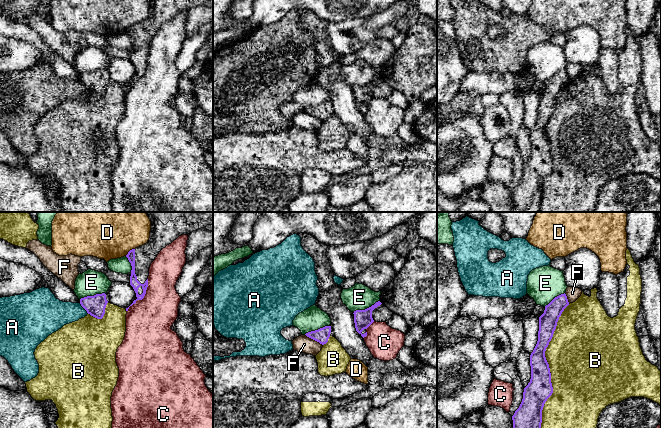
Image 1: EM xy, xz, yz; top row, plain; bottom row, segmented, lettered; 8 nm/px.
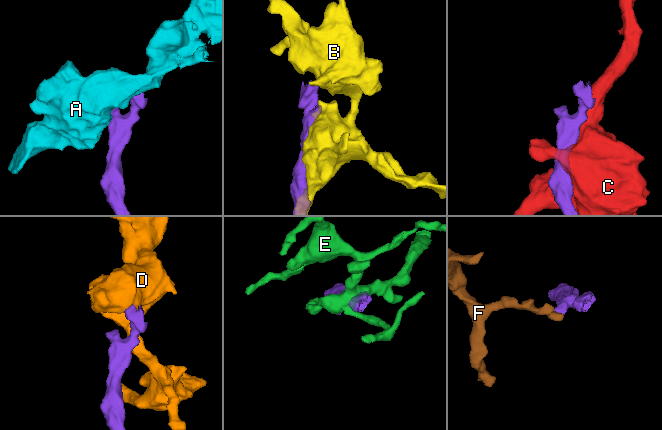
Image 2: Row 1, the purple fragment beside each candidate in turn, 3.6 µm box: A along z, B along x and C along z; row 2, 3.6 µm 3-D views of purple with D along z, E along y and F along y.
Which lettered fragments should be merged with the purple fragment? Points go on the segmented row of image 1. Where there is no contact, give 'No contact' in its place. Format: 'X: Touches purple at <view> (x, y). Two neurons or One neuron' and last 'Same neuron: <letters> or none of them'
A: Touches purple at xy (83, 307). Two neurons
B: Touches purple at yz (548, 366). Two neurons
C: Touches purple at xy (143, 297). Two neurons
D: Touches purple at xy (129, 251). Two neurons
E: Touches purple at xz (367, 308). Two neurons
F: Touches purple at xz (314, 339). Two neurons
Same neuron: none of them

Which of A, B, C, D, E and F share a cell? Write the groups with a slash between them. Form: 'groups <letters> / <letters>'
groups A / B / C / D / E / F

